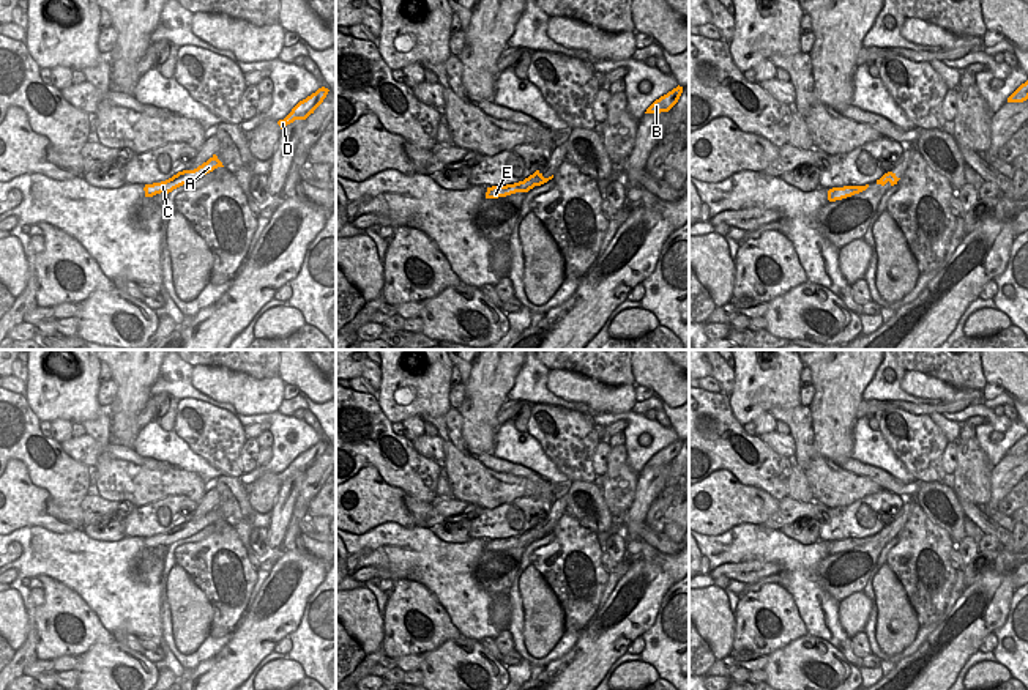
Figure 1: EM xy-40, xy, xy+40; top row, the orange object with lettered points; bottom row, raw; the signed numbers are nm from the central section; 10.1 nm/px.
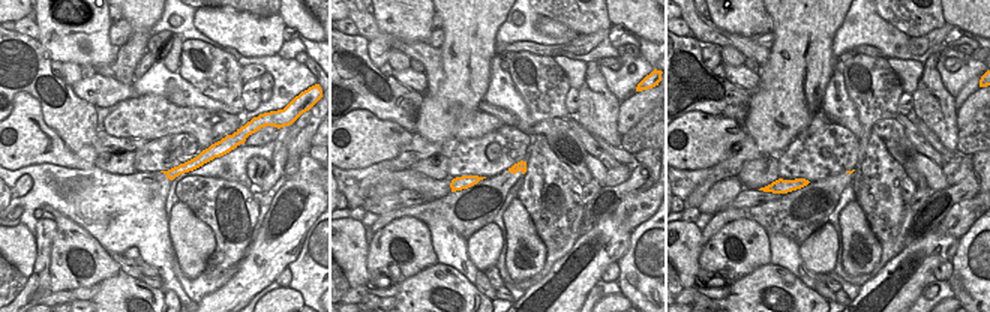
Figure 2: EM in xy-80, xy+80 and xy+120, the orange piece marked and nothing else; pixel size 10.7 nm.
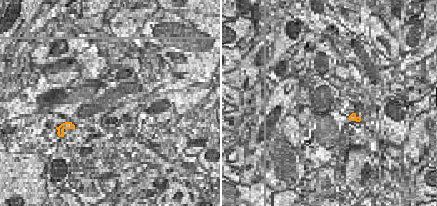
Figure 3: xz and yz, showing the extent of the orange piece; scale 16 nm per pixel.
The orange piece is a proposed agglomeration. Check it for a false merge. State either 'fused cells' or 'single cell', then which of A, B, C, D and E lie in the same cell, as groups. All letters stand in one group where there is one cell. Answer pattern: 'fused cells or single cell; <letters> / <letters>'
single cell; A B C D E

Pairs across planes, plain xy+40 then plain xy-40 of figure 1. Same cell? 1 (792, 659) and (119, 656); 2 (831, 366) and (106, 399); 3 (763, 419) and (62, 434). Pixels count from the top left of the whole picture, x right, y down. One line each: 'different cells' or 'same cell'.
1: same cell
2: different cells
3: same cell

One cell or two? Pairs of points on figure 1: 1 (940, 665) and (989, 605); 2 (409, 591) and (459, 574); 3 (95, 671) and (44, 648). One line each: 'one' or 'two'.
1: one
2: two
3: two

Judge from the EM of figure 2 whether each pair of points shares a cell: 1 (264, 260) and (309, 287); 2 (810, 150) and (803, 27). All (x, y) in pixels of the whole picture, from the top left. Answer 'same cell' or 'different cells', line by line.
1: different cells
2: different cells

